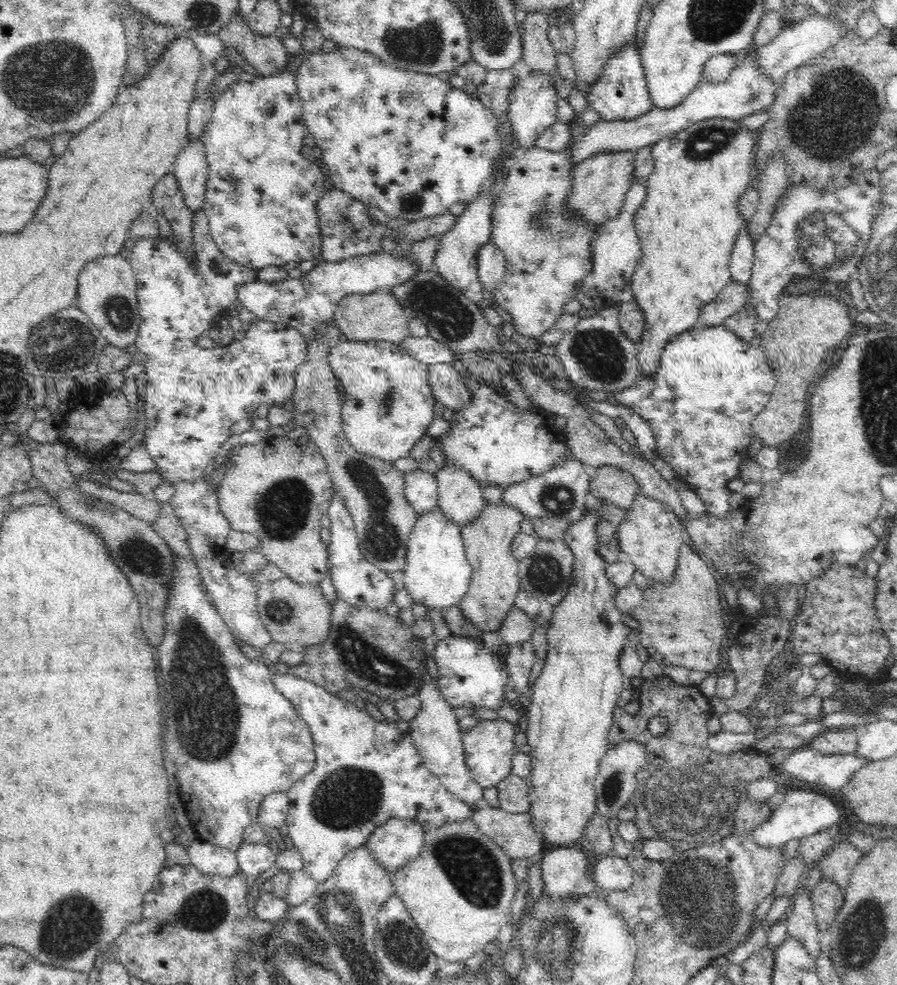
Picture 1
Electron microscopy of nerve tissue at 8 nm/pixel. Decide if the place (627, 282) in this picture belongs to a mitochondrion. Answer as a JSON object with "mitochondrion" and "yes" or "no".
{"mitochondrion":"no"}

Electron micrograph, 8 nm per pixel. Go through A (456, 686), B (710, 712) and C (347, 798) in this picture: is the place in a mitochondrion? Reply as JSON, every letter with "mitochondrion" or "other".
{"A":"other","B":"other","C":"mitochondrion"}

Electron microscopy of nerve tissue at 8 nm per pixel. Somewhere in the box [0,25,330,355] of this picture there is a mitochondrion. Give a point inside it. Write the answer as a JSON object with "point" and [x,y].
{"point":[51,81]}

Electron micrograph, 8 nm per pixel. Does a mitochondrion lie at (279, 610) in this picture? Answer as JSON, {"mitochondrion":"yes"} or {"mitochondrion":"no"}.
{"mitochondrion":"yes"}

